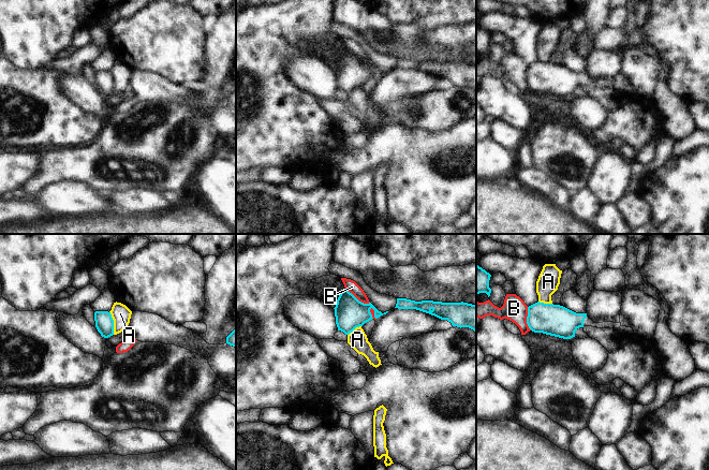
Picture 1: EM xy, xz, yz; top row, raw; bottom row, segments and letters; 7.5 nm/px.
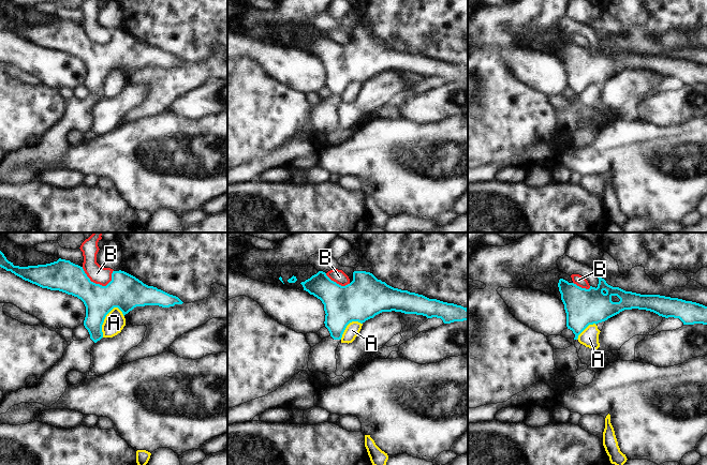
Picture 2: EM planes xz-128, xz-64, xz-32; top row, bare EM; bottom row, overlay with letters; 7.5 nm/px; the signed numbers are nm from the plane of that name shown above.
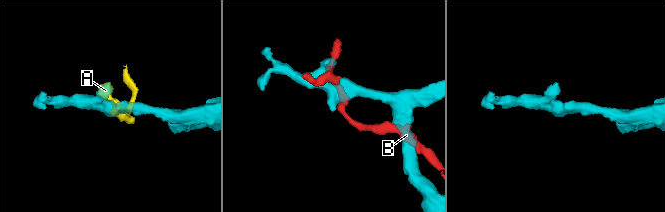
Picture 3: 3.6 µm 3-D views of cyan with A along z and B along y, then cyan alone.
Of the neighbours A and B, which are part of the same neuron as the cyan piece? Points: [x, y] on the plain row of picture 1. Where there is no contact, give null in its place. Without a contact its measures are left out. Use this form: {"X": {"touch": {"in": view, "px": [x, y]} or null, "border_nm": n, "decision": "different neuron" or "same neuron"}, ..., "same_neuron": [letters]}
{"A": {"touch": {"in": "xy", "px": [113, 83]}, "border_nm": 180, "decision": "different neuron"}, "B": {"touch": {"in": "xz", "px": [356, 58]}, "border_nm": 220, "decision": "different neuron"}, "same_neuron": []}

